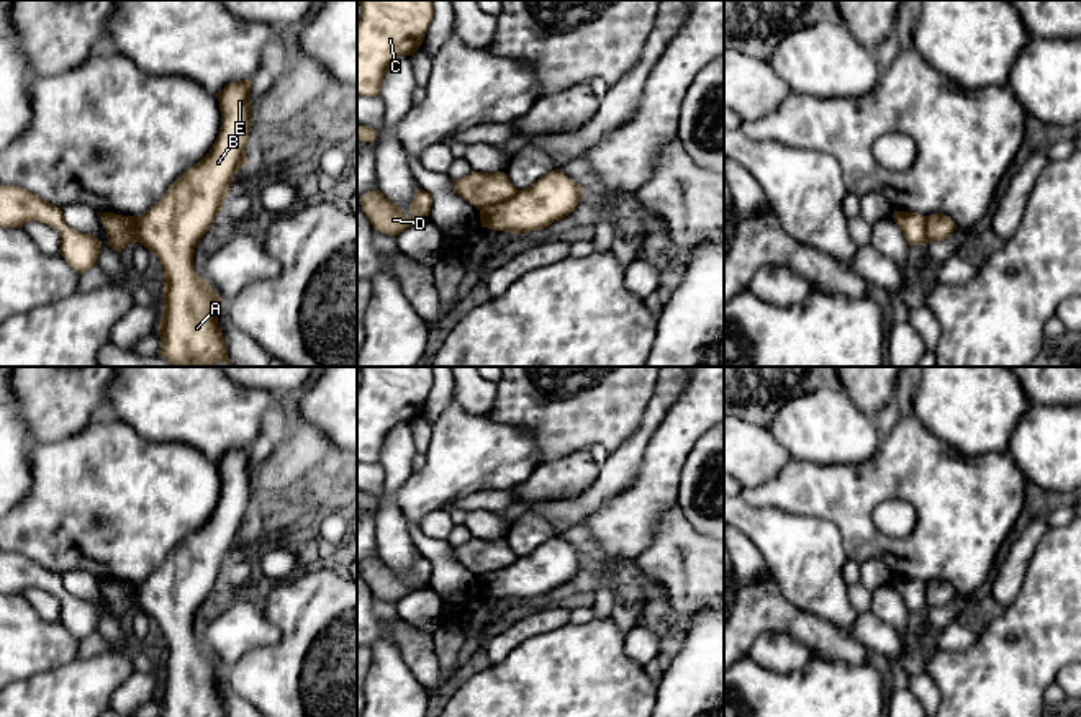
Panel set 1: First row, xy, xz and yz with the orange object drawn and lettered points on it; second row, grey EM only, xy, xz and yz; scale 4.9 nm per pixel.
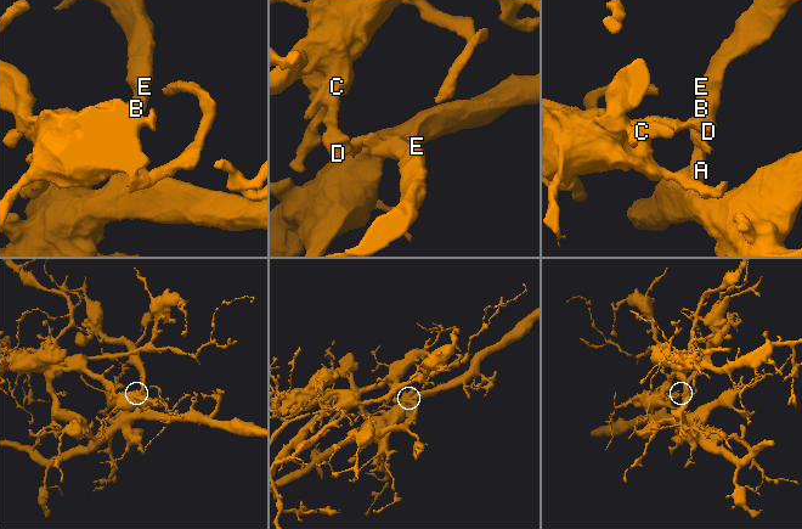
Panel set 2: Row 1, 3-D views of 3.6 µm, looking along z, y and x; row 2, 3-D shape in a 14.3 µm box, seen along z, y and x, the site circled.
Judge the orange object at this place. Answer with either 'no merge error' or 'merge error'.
merge error

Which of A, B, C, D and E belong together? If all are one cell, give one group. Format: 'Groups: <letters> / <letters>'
Groups: A B E / C D

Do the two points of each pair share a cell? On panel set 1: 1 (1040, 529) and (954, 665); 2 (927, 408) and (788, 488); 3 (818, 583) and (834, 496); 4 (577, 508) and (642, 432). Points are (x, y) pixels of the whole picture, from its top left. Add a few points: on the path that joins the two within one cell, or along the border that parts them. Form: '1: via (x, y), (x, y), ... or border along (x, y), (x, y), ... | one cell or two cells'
1: border along (1026, 570), (1026, 580), (1008, 606) | two cells
2: border along (913, 416), (944, 441) | two cells
3: border along (791, 513), (829, 519), (837, 527), (847, 554) | two cells
4: via (597, 493), (621, 468), (629, 452) | one cell

